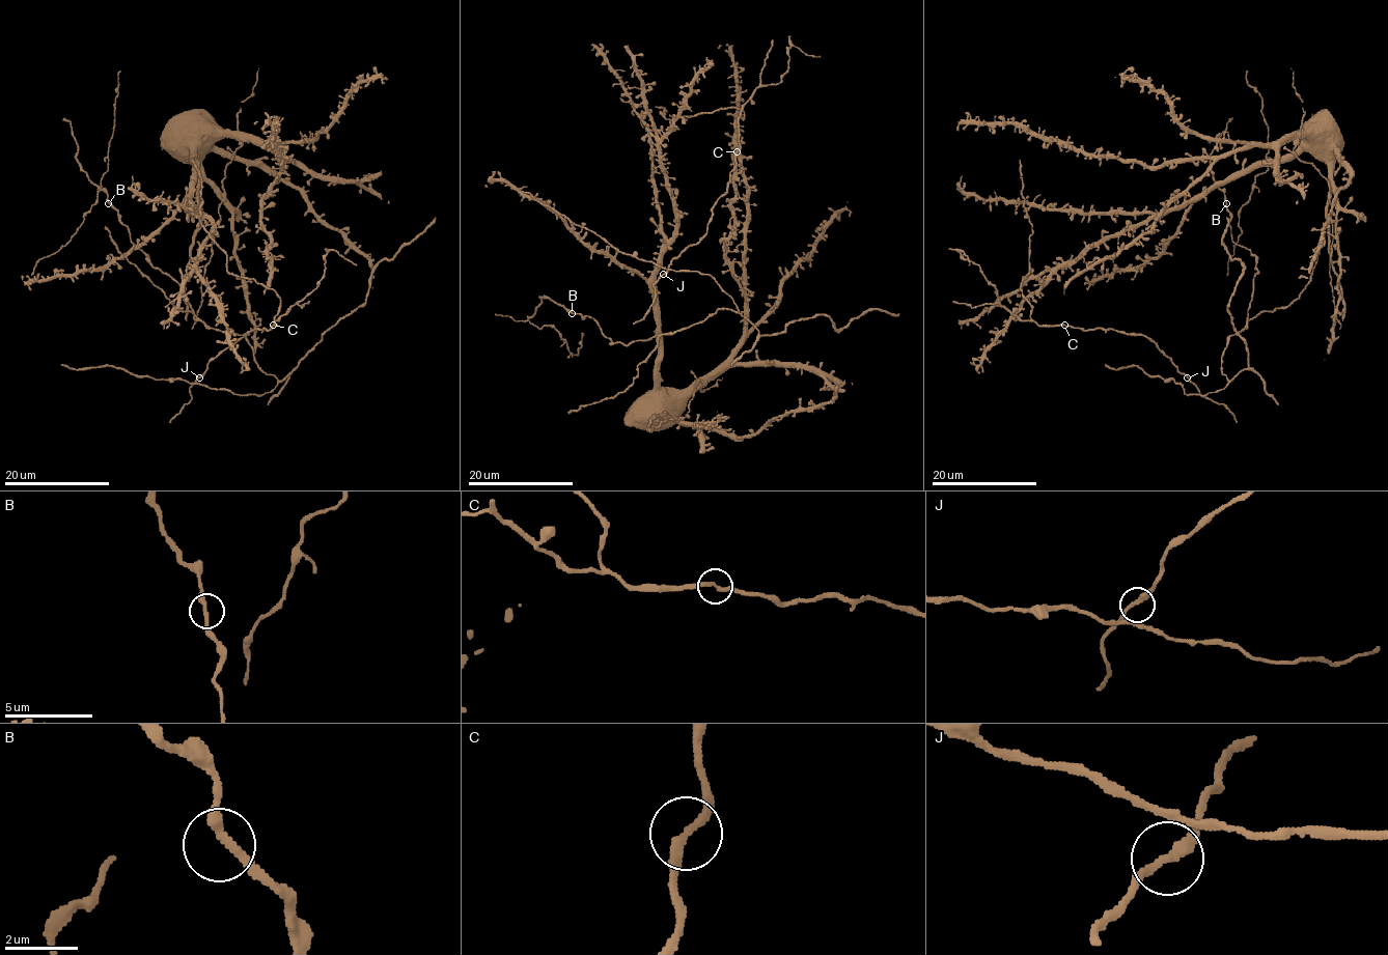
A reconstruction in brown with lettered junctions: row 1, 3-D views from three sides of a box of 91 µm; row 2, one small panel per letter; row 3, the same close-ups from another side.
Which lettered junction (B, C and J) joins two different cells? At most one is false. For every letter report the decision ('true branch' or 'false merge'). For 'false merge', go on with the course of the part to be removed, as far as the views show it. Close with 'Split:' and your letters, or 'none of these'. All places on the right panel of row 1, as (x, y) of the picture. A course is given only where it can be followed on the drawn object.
B: true branch
C: true branch
J: true branch
Split: none of these

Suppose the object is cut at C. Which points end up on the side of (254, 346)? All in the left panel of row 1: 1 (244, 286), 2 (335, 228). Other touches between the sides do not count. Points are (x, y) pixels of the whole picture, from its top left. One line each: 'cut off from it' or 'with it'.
1: with it
2: with it

